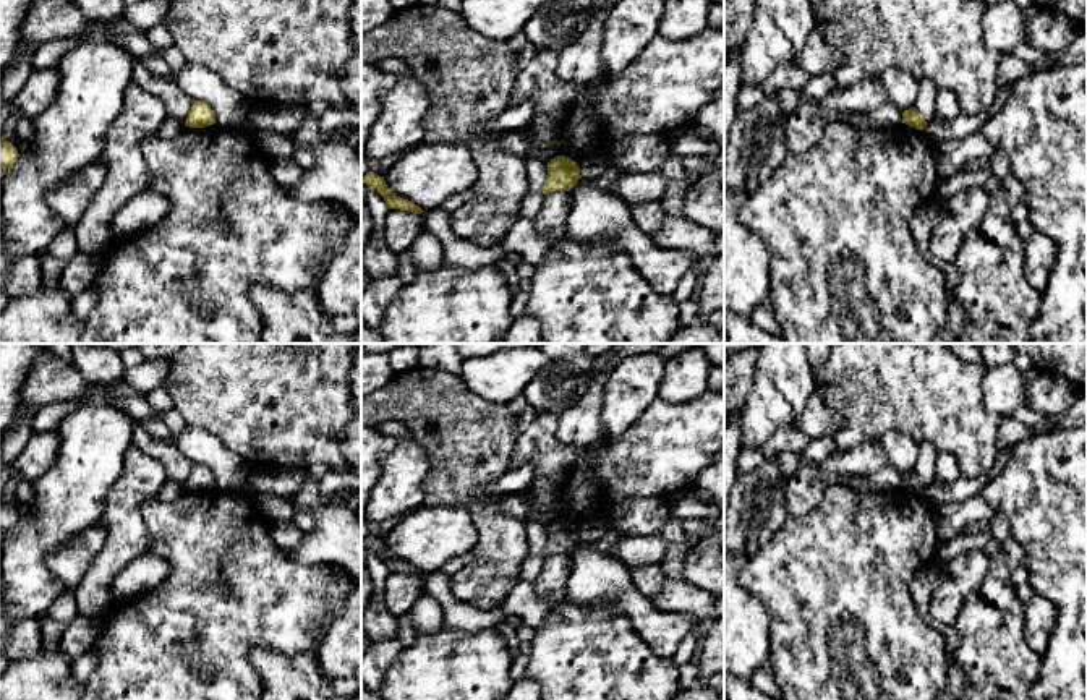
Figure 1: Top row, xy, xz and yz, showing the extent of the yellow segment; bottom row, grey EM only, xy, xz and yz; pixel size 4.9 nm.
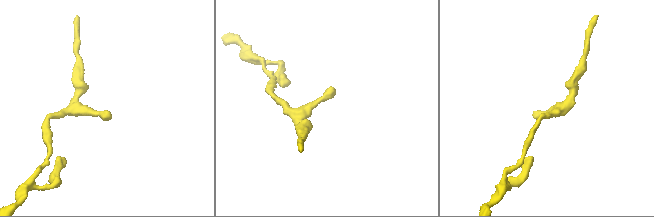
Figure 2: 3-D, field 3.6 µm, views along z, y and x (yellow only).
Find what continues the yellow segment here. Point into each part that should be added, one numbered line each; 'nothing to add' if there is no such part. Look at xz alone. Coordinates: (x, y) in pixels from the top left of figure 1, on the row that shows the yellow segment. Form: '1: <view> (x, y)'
nothing to add

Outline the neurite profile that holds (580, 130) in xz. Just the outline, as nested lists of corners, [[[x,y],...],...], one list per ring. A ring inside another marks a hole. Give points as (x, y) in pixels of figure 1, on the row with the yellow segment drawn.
[[[590,92],[578,97],[575,109],[565,125],[567,152],[577,156],[586,149],[596,136],[596,117],[591,109]]]

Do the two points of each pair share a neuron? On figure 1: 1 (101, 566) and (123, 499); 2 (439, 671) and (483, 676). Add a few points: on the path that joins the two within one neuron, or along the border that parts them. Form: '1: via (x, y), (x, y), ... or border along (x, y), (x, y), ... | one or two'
1: via (117, 550), (123, 543), (123, 516) | one
2: via (451, 670), (456, 674), (472, 674) | one

